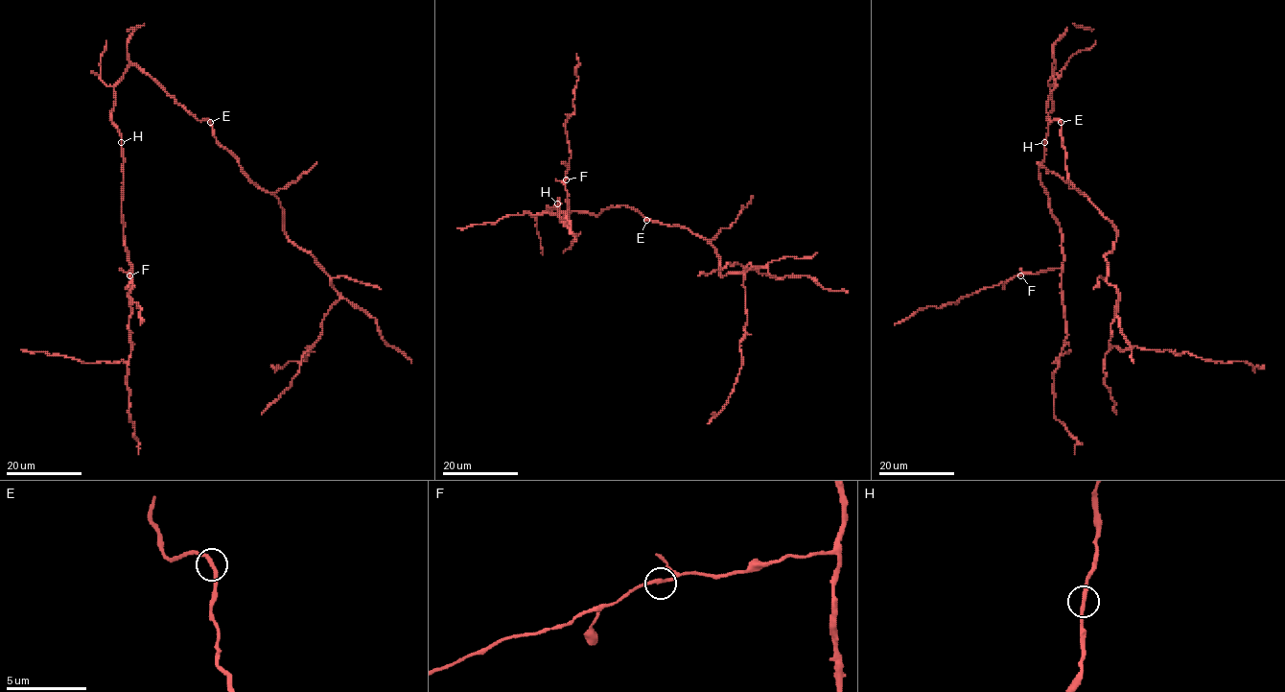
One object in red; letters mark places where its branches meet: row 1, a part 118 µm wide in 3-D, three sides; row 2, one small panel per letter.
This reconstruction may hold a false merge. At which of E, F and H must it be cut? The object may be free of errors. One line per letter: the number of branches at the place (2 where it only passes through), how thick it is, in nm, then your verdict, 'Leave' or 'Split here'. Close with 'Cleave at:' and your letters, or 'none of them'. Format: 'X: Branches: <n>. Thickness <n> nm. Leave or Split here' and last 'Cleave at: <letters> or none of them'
E: Branches: 2. Thickness 240 nm. Leave
F: Branches: 2. Thickness 240 nm. Leave
H: Branches: 2. Thickness 260 nm. Leave
Cleave at: none of them

